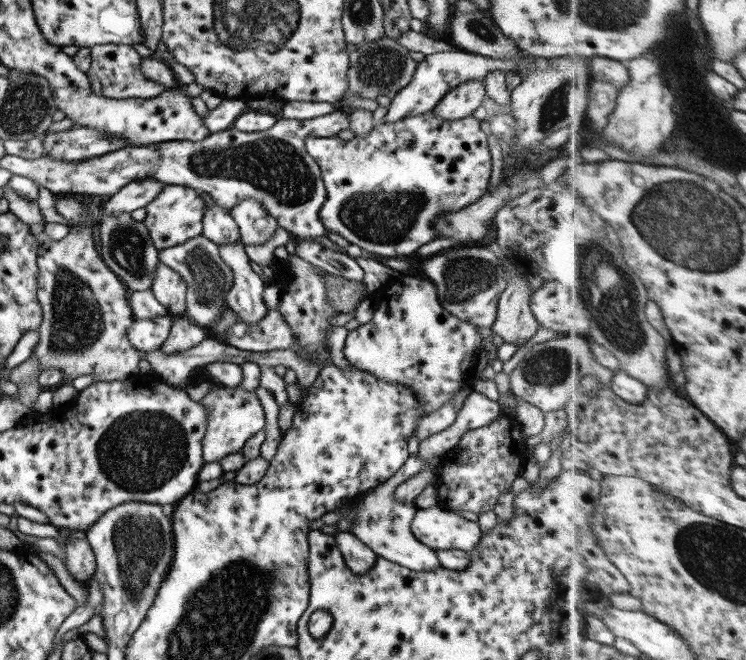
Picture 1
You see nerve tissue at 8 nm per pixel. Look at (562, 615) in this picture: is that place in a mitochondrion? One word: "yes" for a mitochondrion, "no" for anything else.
no

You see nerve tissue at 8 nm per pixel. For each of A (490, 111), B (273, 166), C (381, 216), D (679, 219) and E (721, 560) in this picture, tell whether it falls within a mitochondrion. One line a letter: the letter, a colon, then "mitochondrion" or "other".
A: other
B: mitochondrion
C: mitochondrion
D: mitochondrion
E: mitochondrion

